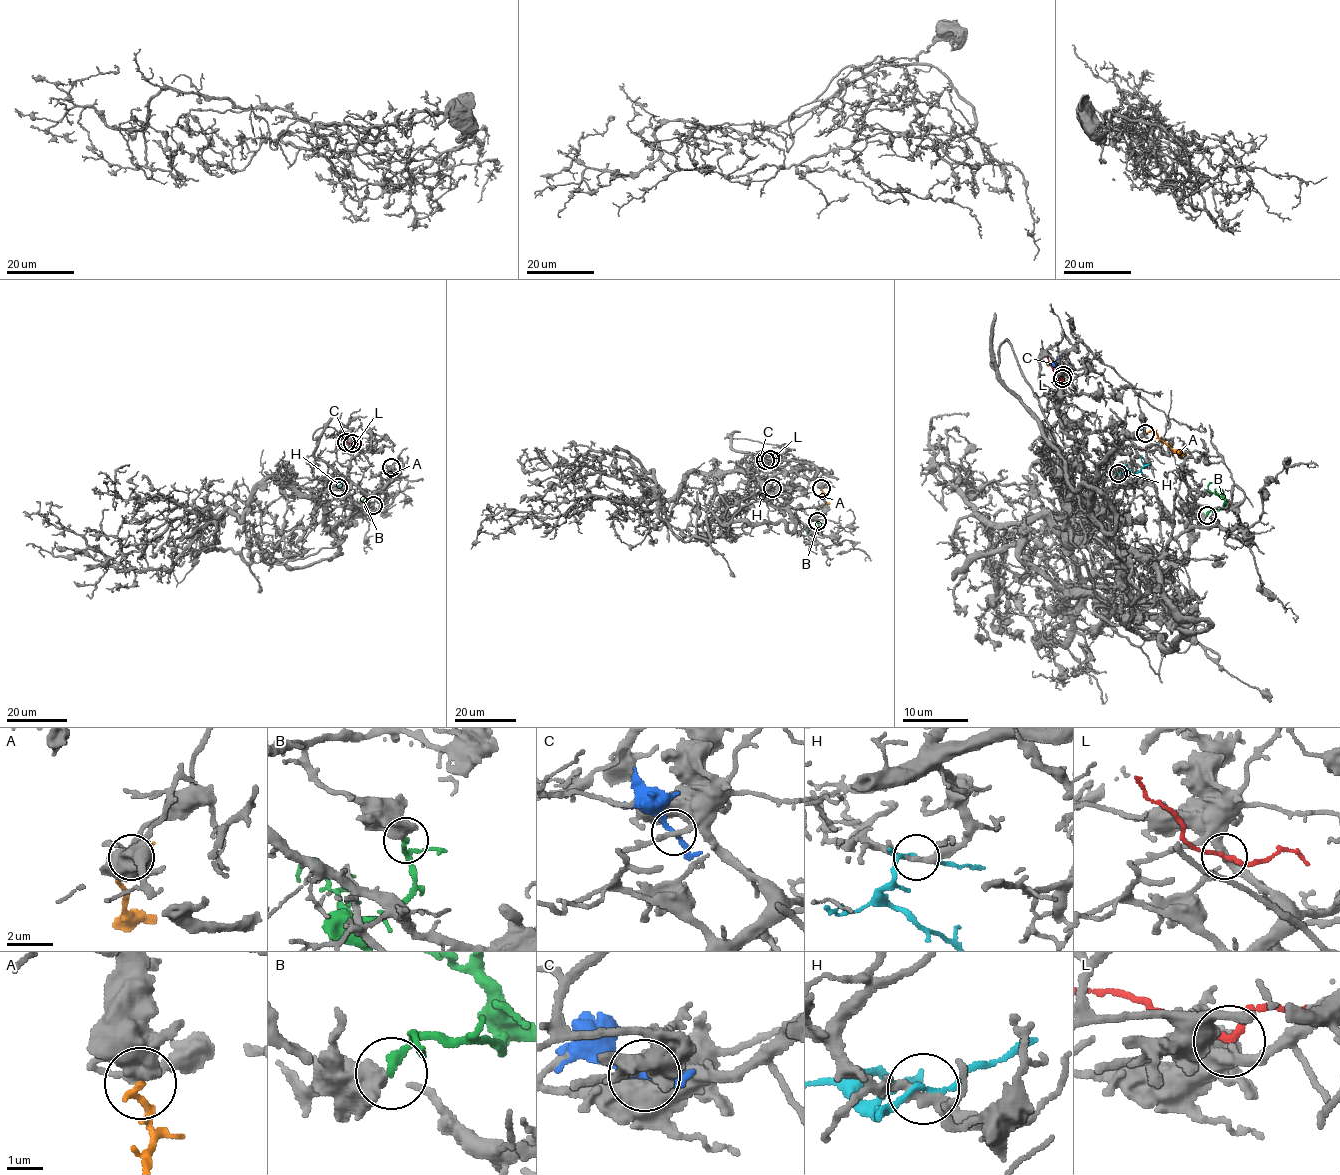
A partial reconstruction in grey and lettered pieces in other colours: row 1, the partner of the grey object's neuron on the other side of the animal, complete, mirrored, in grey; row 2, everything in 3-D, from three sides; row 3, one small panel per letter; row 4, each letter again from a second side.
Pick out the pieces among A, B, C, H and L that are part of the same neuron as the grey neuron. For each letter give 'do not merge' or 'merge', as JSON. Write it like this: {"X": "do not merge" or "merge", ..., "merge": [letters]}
{"A": "do not merge", "B": "merge", "C": "do not merge", "H": "do not merge", "L": "merge", "merge": ["B", "L"]}

